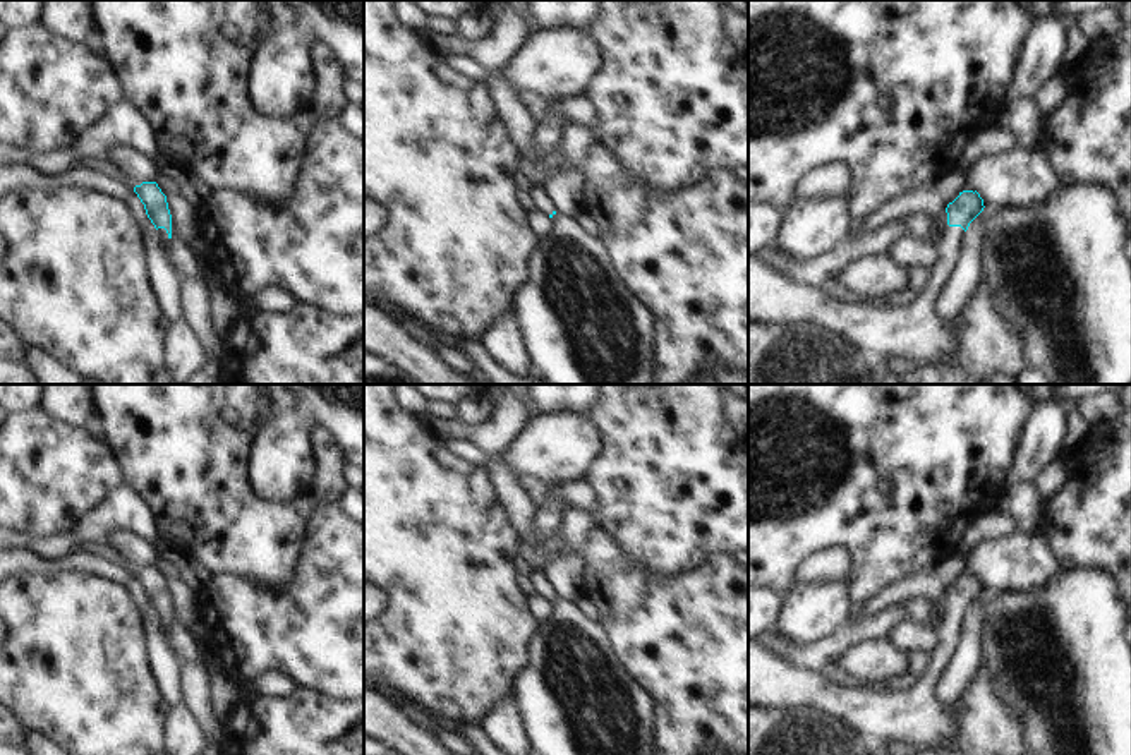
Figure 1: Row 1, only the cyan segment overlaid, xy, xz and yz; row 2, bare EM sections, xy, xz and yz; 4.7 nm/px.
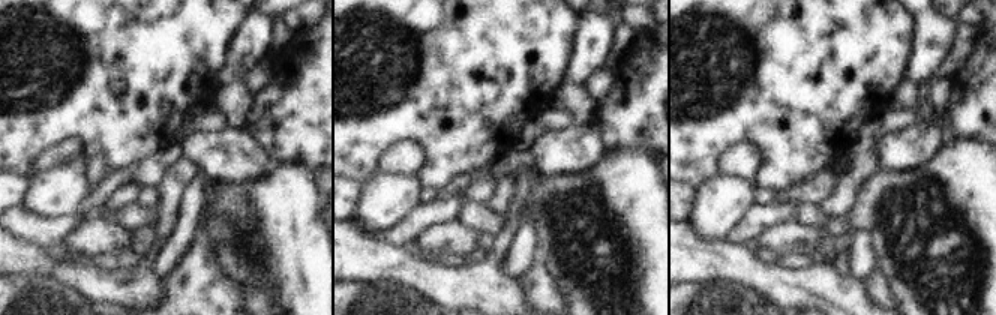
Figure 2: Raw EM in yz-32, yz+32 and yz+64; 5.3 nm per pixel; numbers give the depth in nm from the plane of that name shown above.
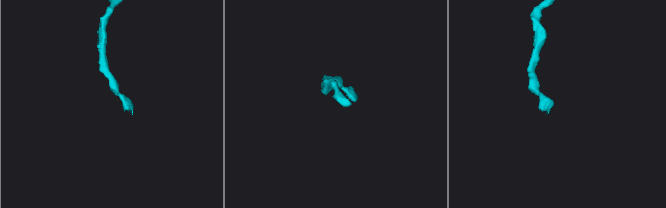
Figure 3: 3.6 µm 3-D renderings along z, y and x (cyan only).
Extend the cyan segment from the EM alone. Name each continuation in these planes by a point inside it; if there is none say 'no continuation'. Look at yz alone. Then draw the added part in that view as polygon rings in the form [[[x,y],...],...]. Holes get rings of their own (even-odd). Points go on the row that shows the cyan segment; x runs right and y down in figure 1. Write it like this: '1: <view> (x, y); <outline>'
1: yz (917, 332); [[[946,226],[944,239],[935,245],[939,259],[928,273],[928,287],[901,309],[844,302],[826,288],[791,281],[762,259],[748,256],[748,323],[810,323],[844,338],[872,359],[939,362],[958,348],[951,323],[935,312],[935,302],[951,281],[963,240],[961,226]]]

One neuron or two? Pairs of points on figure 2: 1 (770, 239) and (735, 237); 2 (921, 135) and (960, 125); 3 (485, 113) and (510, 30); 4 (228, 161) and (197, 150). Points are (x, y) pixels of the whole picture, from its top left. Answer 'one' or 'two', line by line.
1: two
2: two
3: one
4: one

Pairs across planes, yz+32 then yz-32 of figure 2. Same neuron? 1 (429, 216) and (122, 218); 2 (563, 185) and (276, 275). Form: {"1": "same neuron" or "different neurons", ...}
{"1": "different neurons", "2": "same neuron"}

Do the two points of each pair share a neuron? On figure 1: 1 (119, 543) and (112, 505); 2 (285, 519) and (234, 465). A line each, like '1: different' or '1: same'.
1: different
2: same

